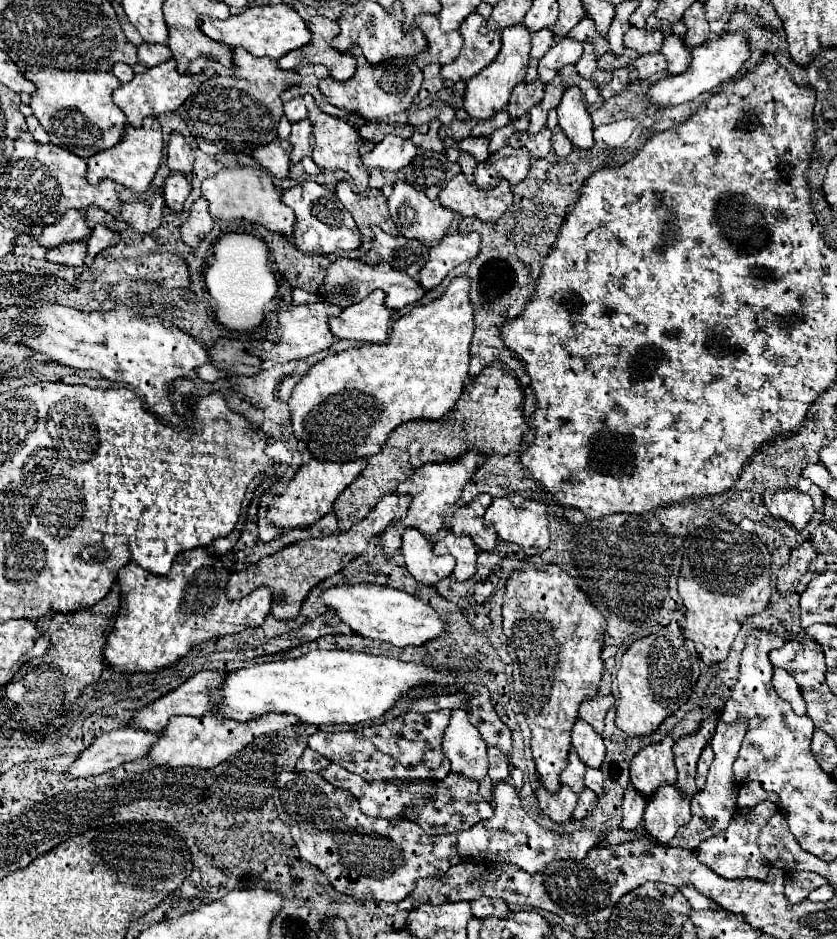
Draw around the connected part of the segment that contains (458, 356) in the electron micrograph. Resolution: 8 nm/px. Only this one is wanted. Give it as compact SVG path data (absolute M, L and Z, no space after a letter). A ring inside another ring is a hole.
M459 275L439 299L429 305L417 305L411 313L393 321L389 343L353 347L313 365L289 399L295 437L303 439L317 459L353 461L379 453L389 433L405 421L441 419L455 405L469 381L469 347L475 331L475 311L469 303L469 291L471 279Z

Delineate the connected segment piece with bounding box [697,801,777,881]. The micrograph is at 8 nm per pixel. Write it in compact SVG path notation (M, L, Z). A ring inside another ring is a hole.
M761 801L755 807L745 807L739 809L737 815L733 817L731 825L715 835L709 837L705 841L701 841L701 845L697 847L697 857L703 865L707 865L711 871L715 871L719 877L723 879L757 879L757 881L765 881L769 875L769 863L767 859L763 859L759 847L757 847L757 833L763 827L763 823L767 823L767 819L777 811L777 805L771 801Z

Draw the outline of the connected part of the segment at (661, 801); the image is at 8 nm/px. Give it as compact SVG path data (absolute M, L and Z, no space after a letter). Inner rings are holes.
M665 783L655 791L645 807L645 831L659 843L669 843L677 829L691 819L691 797L683 795L677 785Z

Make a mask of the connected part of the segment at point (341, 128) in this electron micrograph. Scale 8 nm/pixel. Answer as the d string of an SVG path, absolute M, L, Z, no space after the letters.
M305 95L305 105L309 109L309 121L313 125L313 135L315 135L315 147L313 147L313 161L321 167L321 169L343 169L351 175L355 187L359 193L363 193L367 189L367 179L369 179L369 169L361 163L361 157L365 153L369 153L375 145L371 141L365 141L359 131L355 129L353 123L345 121L345 119L339 119L339 117L333 117L333 115L327 115L323 113L317 105L315 105L315 99L311 95Z

